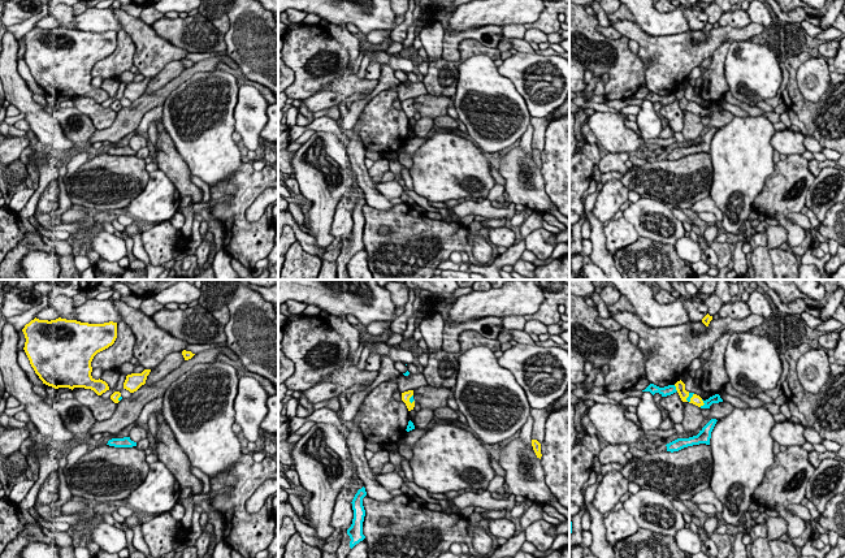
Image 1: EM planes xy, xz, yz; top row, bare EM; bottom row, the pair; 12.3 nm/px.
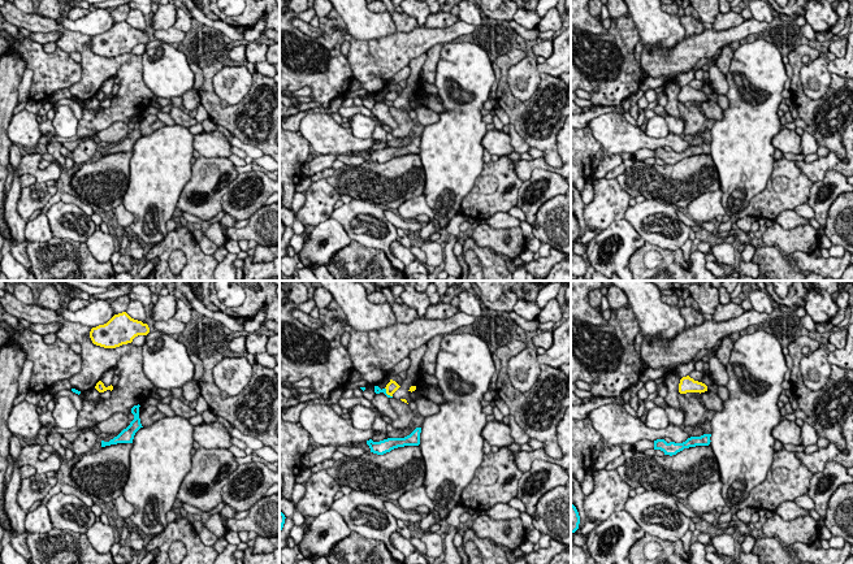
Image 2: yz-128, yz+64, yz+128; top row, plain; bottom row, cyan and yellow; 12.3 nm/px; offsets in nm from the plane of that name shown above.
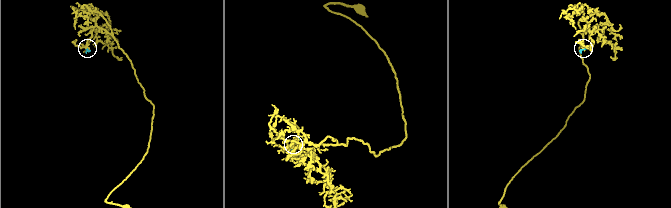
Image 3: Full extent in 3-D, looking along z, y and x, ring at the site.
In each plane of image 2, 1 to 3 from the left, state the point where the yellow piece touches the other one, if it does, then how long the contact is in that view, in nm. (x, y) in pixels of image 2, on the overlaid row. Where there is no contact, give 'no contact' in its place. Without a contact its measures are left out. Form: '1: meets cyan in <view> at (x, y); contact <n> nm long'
1: no contact
2: meets cyan in yz+64 at (385, 393); contact 150 nm long
3: no contact

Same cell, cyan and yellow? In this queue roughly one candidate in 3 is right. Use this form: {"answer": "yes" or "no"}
{"answer": "no"}

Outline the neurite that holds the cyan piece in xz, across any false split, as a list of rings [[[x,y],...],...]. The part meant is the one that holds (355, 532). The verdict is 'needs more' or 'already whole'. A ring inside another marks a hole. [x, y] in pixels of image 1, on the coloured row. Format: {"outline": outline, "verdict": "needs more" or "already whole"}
{"outline": [[[365,488],[358,490],[352,499],[354,519],[351,527],[347,529],[350,536],[350,548],[352,549],[356,544],[363,541],[365,536],[363,535],[363,522],[365,516],[365,510],[363,506],[363,498],[367,496]]], "verdict": "already whole"}

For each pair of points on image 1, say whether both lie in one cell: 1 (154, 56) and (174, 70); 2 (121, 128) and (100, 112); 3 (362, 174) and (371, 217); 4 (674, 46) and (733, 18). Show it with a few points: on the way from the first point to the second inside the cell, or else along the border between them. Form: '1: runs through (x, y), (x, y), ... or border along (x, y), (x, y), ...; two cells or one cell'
1: border along (181, 59), (169, 61), (151, 79); two cells
2: border along (117, 112), (108, 126), (96, 130); two cells
3: border along (367, 203), (380, 210), (389, 210), (394, 204); two cells
4: border along (750, 21), (744, 26), (720, 26); two cells

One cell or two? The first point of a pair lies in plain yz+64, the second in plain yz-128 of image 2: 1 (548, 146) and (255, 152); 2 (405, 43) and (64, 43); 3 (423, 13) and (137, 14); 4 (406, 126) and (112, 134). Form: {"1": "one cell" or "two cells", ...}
{"1": "two cells", "2": "one cell", "3": "one cell", "4": "one cell"}

